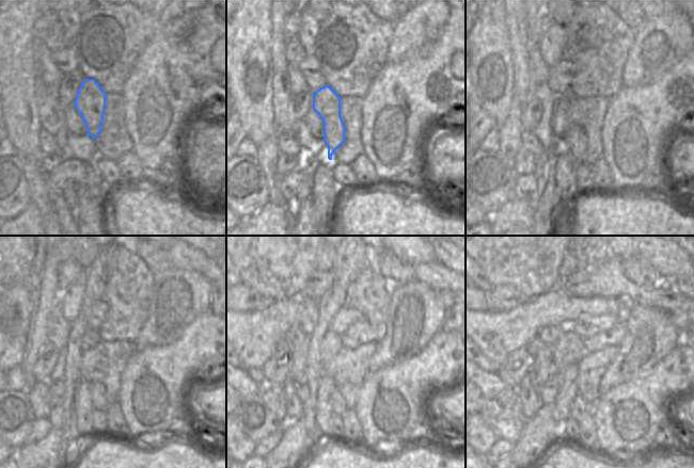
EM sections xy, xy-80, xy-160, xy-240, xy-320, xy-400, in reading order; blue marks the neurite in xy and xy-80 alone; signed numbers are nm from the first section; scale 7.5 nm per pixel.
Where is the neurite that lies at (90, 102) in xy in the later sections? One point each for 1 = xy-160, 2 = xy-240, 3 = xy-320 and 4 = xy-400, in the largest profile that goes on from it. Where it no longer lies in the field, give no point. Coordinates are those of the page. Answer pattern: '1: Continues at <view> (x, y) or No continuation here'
1: Continues at xy-160 (574, 140)
2: Continues at xy-240 (97, 390)
3: Continues at xy-320 (338, 406)
4: Continues at xy-400 (579, 408).

